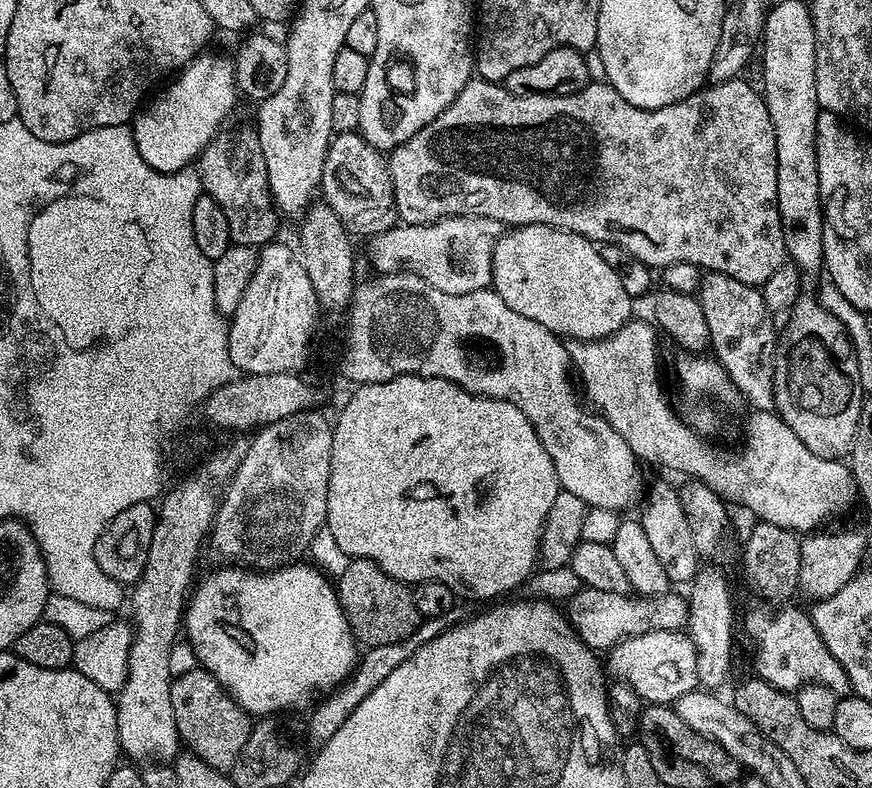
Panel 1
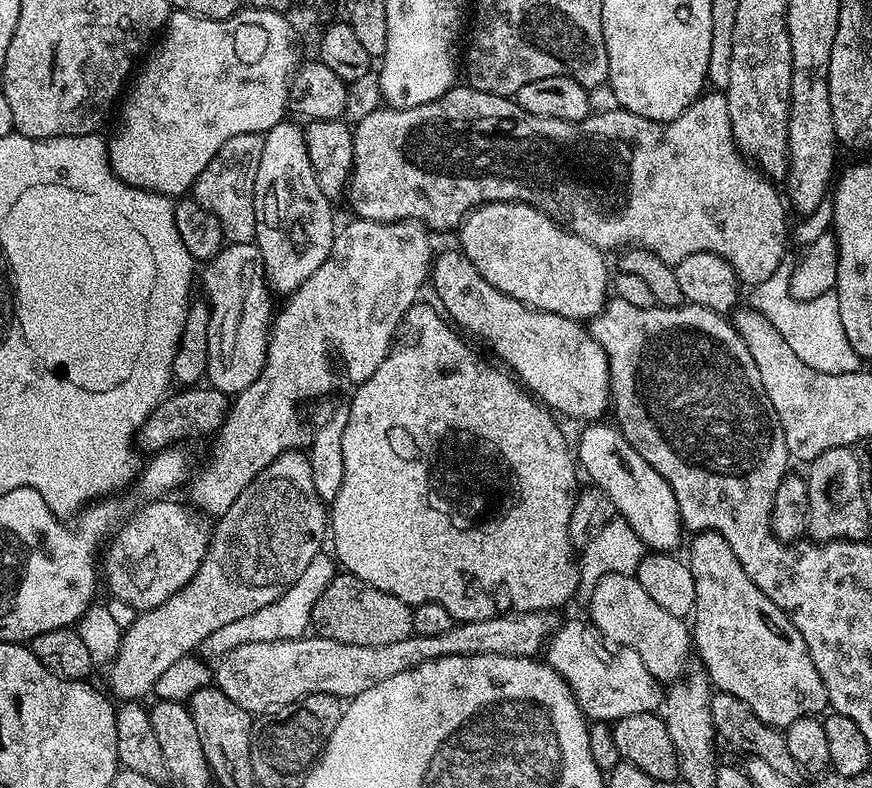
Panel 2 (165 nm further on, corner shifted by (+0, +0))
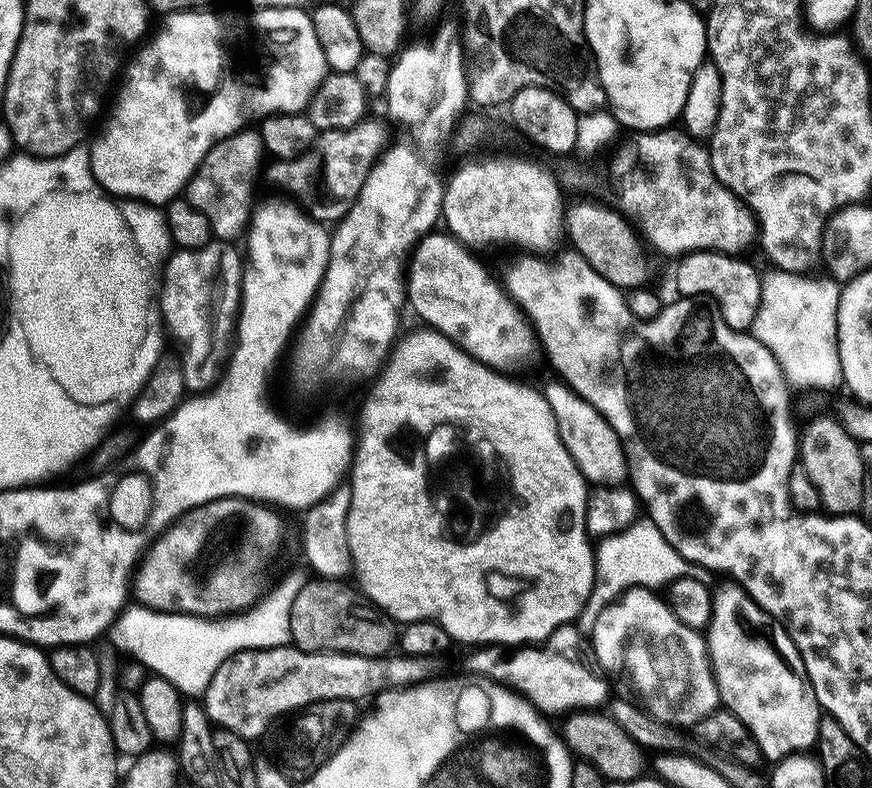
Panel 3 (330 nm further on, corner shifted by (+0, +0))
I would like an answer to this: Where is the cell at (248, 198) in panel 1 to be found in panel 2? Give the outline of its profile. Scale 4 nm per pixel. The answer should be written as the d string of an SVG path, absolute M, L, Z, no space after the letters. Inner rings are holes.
M259 132L234 134L206 162L206 170L198 174L192 183L190 192L195 200L218 222L222 222L222 230L227 243L250 243L256 239L256 203L254 202L254 186L258 182L258 170L262 166L262 150L264 149L264 136Z

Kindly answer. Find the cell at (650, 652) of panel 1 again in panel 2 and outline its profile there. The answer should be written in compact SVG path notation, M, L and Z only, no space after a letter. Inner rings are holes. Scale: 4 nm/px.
M568 620L565 624L563 621L557 627L546 645L546 663L568 683L585 717L592 722L615 722L630 718L630 714L656 712L662 699L661 681L653 678L637 652L629 648L613 647L596 629L595 624L584 620Z

